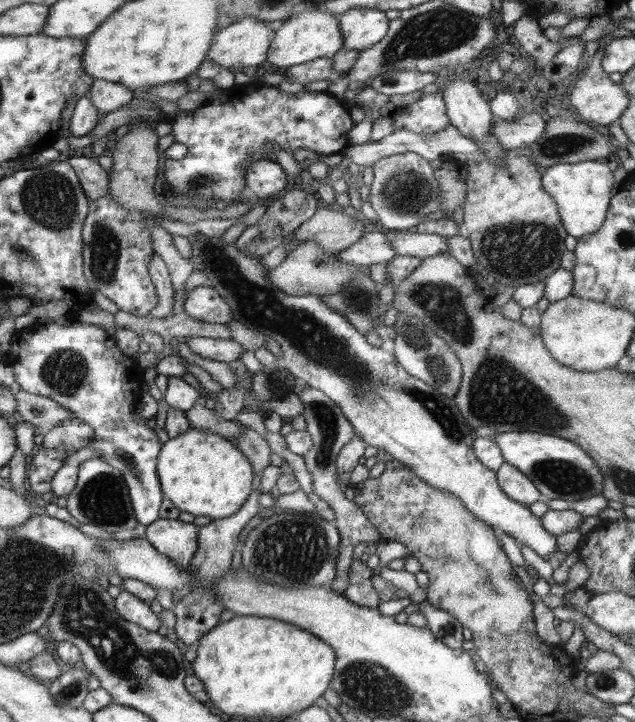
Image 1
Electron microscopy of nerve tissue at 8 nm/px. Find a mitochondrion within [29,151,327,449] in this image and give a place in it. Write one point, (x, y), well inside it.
(65, 371)

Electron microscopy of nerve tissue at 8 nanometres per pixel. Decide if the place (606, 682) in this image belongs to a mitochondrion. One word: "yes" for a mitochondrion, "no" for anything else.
yes

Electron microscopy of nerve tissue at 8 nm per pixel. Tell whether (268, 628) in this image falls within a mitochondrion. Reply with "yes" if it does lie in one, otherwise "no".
no

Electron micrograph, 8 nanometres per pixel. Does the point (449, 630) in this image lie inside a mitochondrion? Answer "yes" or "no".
no

